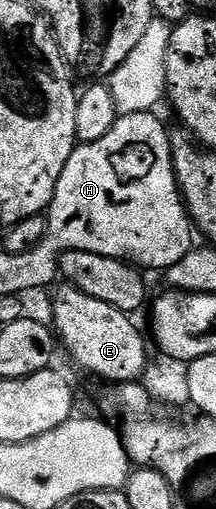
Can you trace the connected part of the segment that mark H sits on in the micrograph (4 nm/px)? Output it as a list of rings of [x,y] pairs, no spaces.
[[[154,112],[123,114],[116,124],[112,124],[112,132],[108,132],[108,136],[75,146],[68,164],[64,164],[64,172],[60,172],[48,211],[49,237],[54,237],[63,251],[96,252],[100,256],[128,262],[143,271],[162,272],[169,271],[170,267],[190,254],[195,245],[196,230],[174,175],[171,131],[166,131],[165,124],[156,115]]]

